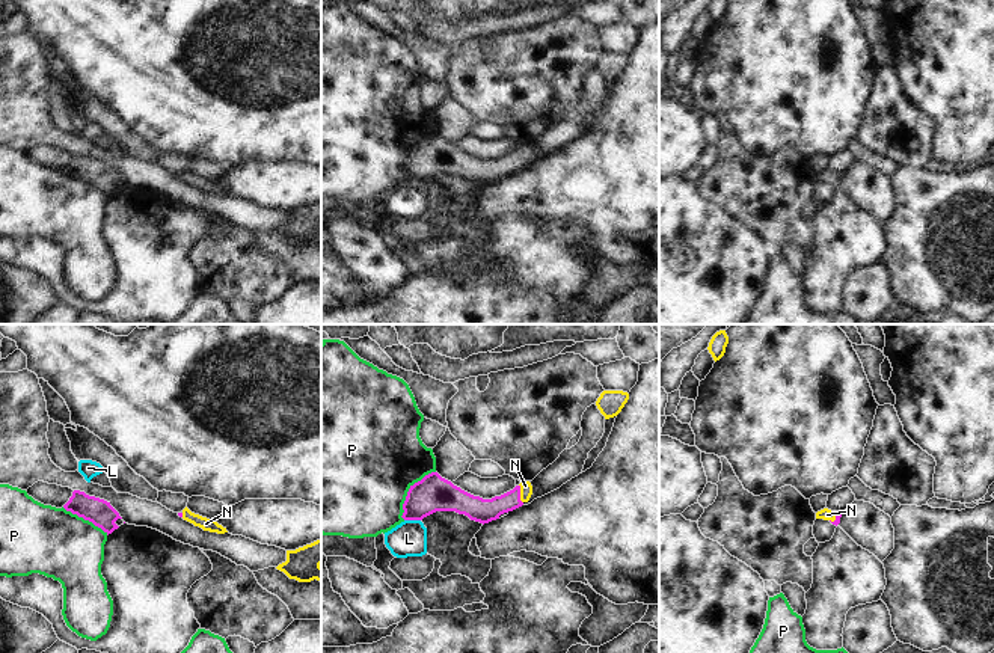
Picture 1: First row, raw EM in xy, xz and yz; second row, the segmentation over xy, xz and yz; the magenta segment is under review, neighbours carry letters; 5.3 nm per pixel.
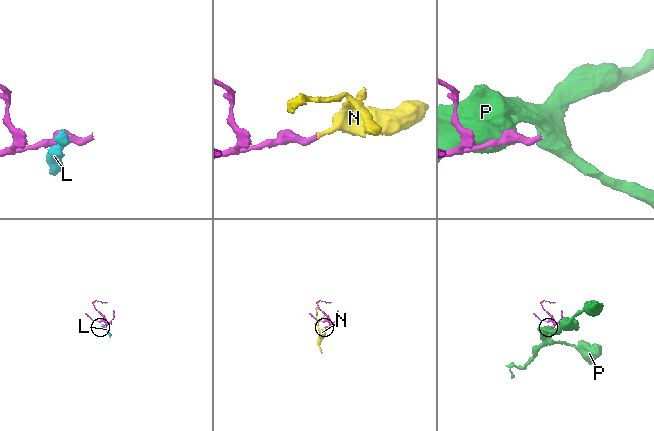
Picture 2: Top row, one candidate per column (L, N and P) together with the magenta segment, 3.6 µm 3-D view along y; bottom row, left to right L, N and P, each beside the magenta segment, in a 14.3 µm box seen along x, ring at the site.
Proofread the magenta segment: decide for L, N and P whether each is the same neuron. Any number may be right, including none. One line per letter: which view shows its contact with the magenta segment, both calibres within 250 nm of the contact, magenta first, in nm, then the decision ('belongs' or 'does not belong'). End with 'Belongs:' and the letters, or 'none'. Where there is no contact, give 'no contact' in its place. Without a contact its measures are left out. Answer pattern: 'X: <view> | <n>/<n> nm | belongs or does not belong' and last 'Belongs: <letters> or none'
L: xz | 190/190 nm | does not belong
N: xz | 130/60 nm | belongs
P: xz | 190/500 nm | does not belong
Belongs: N

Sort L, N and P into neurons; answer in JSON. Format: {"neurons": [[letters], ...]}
{"neurons": [["L"], ["N"], ["P"]]}

